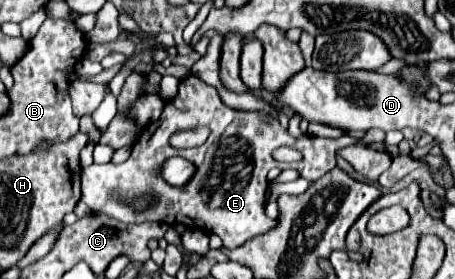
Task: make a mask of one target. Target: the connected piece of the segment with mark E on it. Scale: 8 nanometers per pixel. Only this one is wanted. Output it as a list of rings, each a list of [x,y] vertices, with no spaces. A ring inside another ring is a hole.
[[[190,75],[180,81],[178,93],[174,99],[164,99],[162,115],[156,123],[144,127],[132,145],[130,157],[120,163],[106,163],[106,165],[90,165],[82,171],[82,201],[90,205],[92,211],[104,211],[122,223],[142,223],[142,221],[160,221],[166,225],[180,223],[188,229],[198,227],[206,229],[208,233],[216,233],[224,249],[236,249],[246,241],[254,239],[256,235],[268,233],[276,221],[268,219],[264,213],[266,203],[266,175],[272,167],[280,169],[292,168],[300,171],[300,177],[316,181],[326,175],[330,169],[336,167],[336,153],[344,147],[358,143],[356,137],[344,135],[340,139],[324,139],[312,135],[292,137],[276,117],[262,113],[262,111],[238,111],[226,107],[218,95],[218,91]],[[206,125],[212,129],[208,141],[194,149],[174,149],[168,145],[168,139],[176,131],[194,129]],[[280,145],[294,147],[302,153],[302,163],[278,163],[272,159],[272,151]],[[174,155],[186,157],[194,167],[196,173],[192,179],[182,185],[174,187],[168,185],[162,175],[158,173],[162,163]],[[118,189],[120,195],[144,195],[156,193],[158,203],[142,213],[136,213],[136,221],[128,221],[128,209],[118,205],[120,201],[110,201],[110,191]]]

